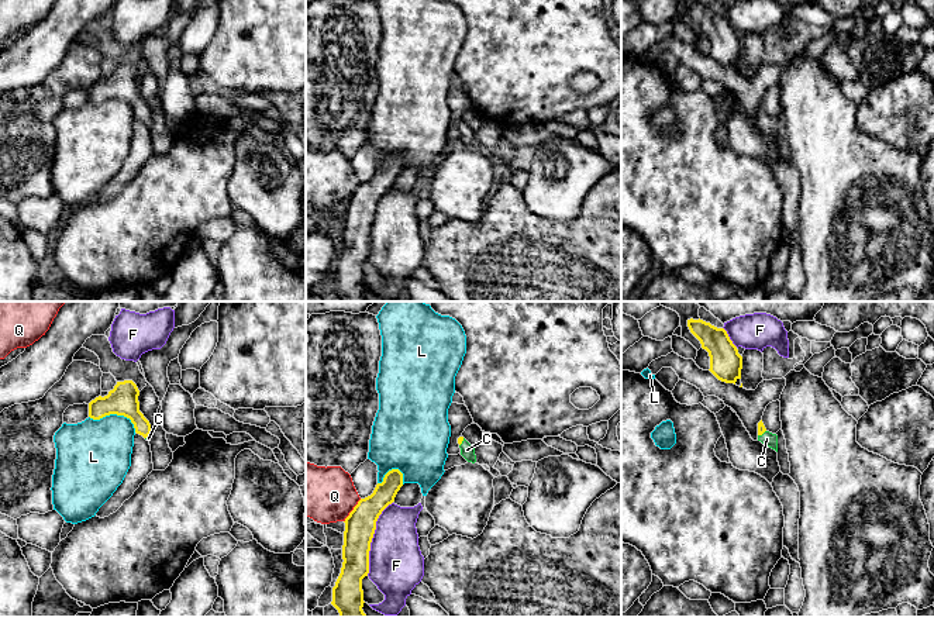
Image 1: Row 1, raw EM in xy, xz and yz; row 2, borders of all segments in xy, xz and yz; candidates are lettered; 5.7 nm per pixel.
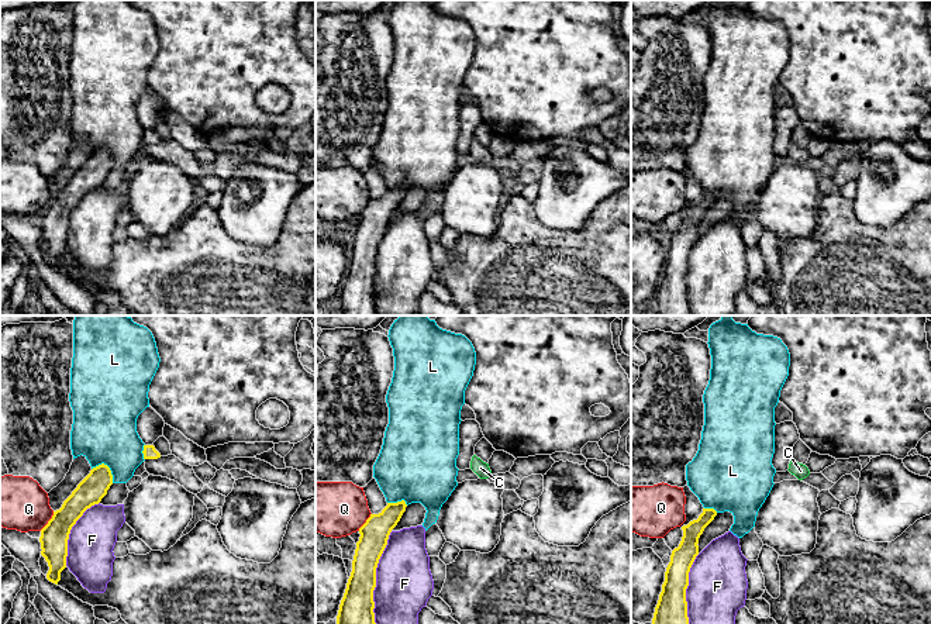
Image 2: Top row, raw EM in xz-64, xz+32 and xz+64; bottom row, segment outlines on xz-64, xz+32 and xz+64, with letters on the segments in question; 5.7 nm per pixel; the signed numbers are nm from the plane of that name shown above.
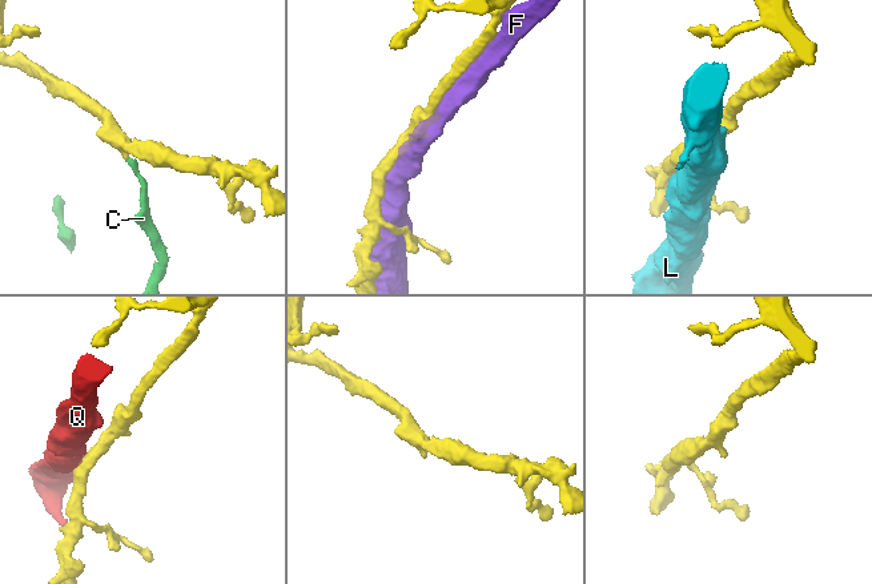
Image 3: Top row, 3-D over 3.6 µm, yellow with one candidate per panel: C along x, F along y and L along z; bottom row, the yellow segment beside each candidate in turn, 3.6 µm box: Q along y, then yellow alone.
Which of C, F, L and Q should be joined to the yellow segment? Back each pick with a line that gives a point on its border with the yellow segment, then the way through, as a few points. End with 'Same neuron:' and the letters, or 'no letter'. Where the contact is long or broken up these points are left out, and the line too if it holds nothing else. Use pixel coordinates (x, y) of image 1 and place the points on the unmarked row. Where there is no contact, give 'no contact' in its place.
C: contact yz (761, 119); way yz (761, 113), (761, 119), (767, 123)
Same neuron: C

